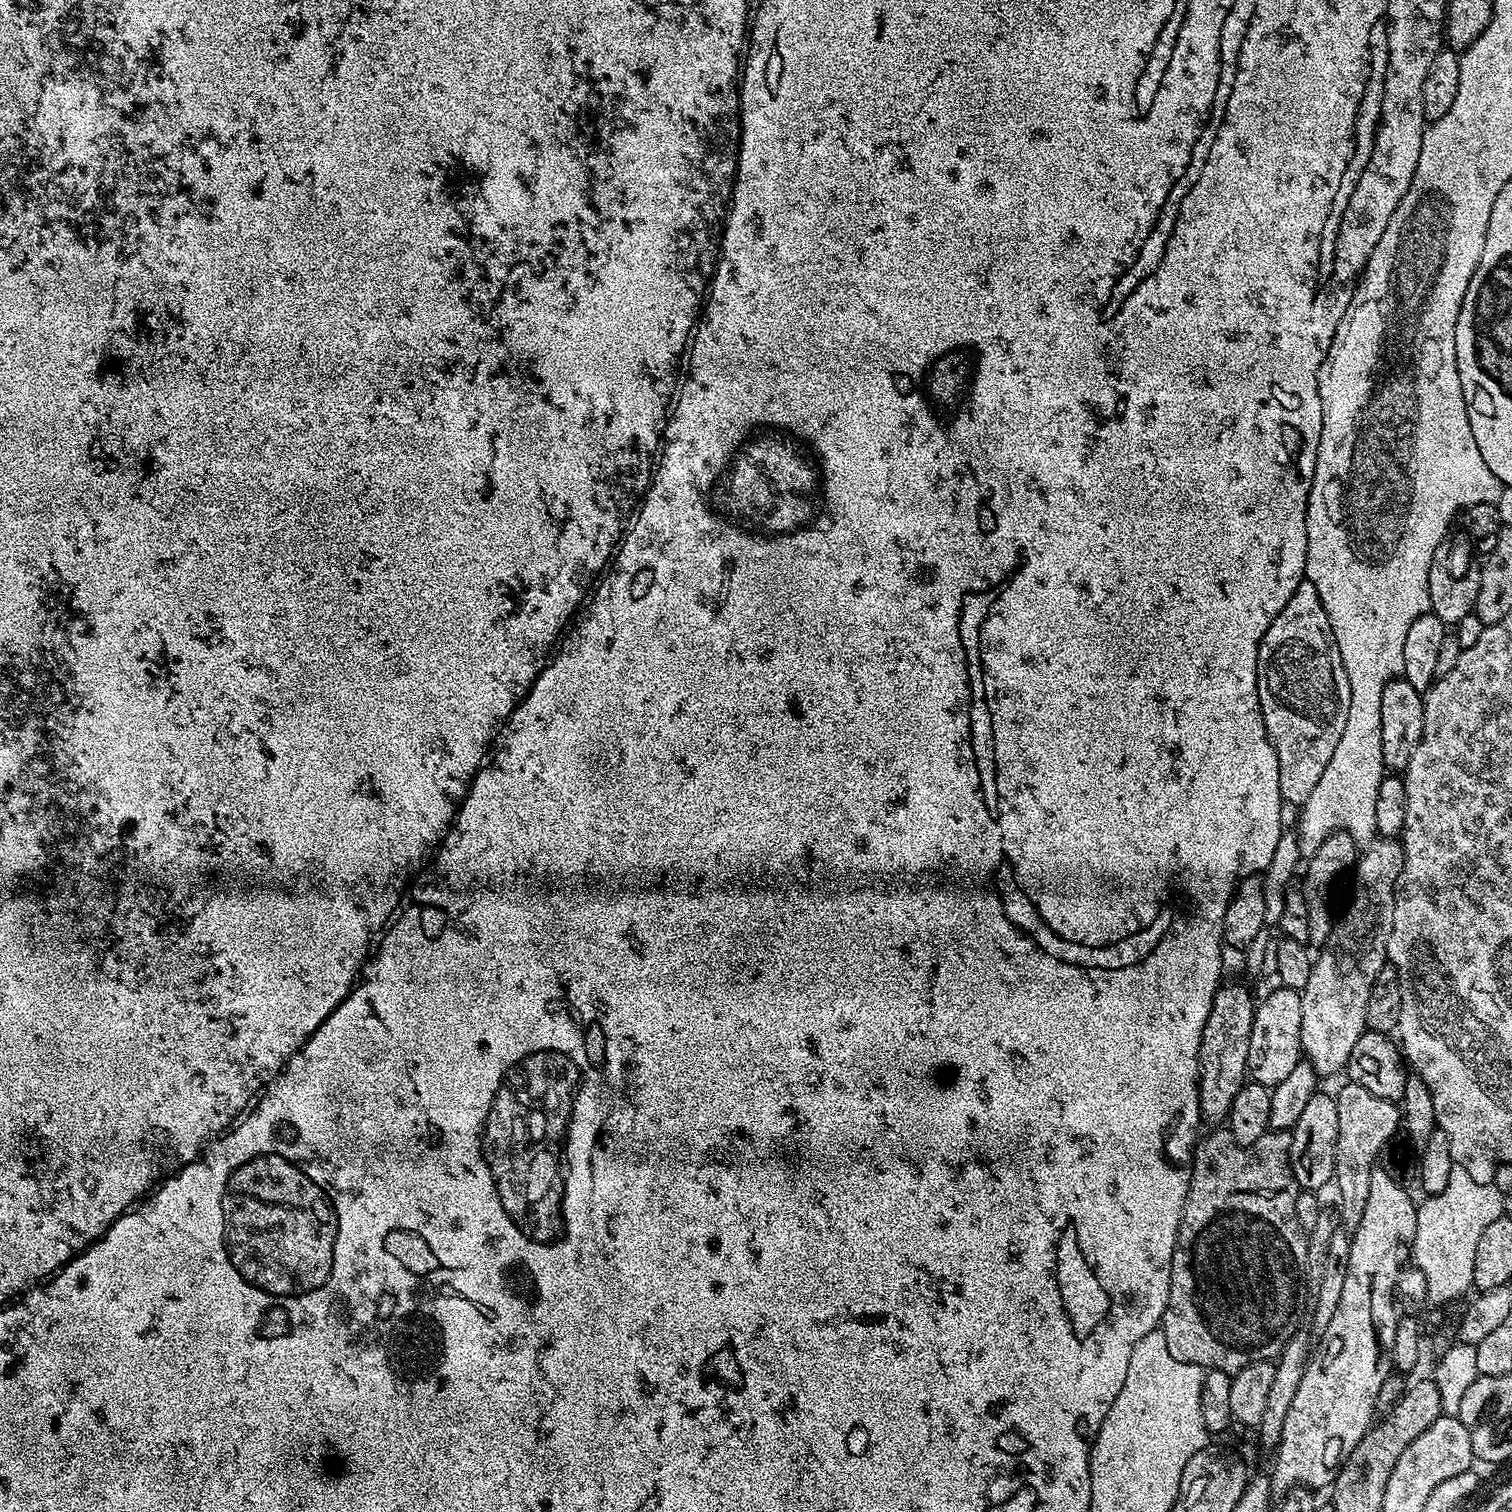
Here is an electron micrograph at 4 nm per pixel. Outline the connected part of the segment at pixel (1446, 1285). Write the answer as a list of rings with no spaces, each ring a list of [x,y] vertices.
[[[1453,1167],[1446,1190],[1429,1195],[1428,1201],[1417,1207],[1416,1233],[1410,1256],[1415,1267],[1425,1275],[1429,1305],[1443,1306],[1451,1300],[1469,1295],[1478,1241],[1482,1239],[1486,1226],[1504,1215],[1503,1197],[1504,1193],[1499,1192],[1495,1184],[1474,1182],[1466,1170]]]

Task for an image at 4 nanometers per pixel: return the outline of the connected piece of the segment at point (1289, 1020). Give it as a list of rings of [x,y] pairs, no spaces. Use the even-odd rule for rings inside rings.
[[[1276,986],[1263,1001],[1257,1003],[1254,1026],[1250,1034],[1250,1054],[1248,1055],[1248,1076],[1251,1083],[1274,1089],[1278,1082],[1293,1072],[1294,1066],[1302,1058],[1300,1039],[1302,1038],[1302,1002],[1300,992],[1295,988]]]

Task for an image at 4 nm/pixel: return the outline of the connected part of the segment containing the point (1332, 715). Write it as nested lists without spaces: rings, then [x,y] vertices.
[[[1306,578],[1298,590],[1294,590],[1290,602],[1286,602],[1278,618],[1270,622],[1262,638],[1258,650],[1256,685],[1264,725],[1278,754],[1280,799],[1288,806],[1303,806],[1314,786],[1318,786],[1326,770],[1326,762],[1330,762],[1334,746],[1338,746],[1338,738],[1342,738],[1342,730],[1346,730],[1346,718],[1350,714],[1350,678],[1346,678],[1346,666],[1342,666],[1342,654],[1338,654],[1338,642],[1332,633],[1330,618],[1322,606],[1322,598]]]

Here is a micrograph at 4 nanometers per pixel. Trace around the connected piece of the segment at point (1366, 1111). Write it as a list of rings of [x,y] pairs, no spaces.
[[[1344,1082],[1335,1097],[1338,1106],[1338,1146],[1334,1154],[1334,1180],[1337,1185],[1340,1183],[1344,1192],[1363,1193],[1373,1172],[1377,1171],[1384,1147],[1401,1131],[1400,1106],[1395,1100],[1378,1098],[1378,1094],[1370,1094],[1366,1086],[1351,1082]]]

